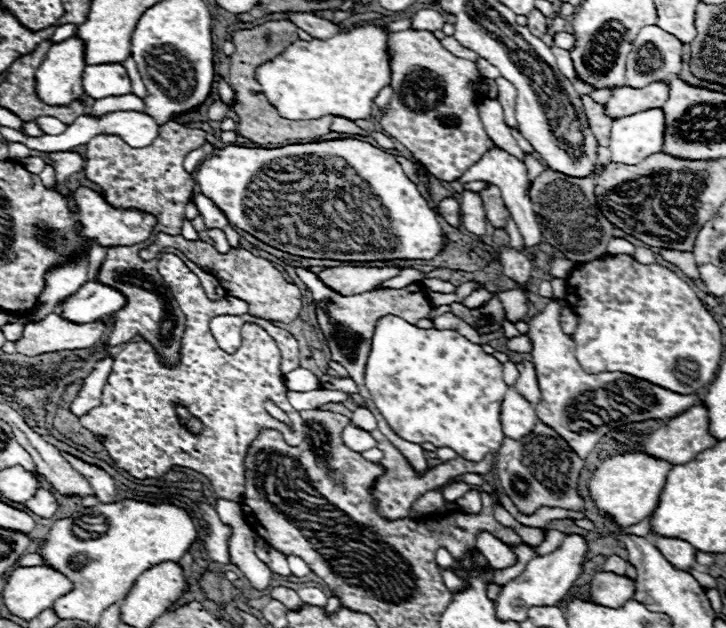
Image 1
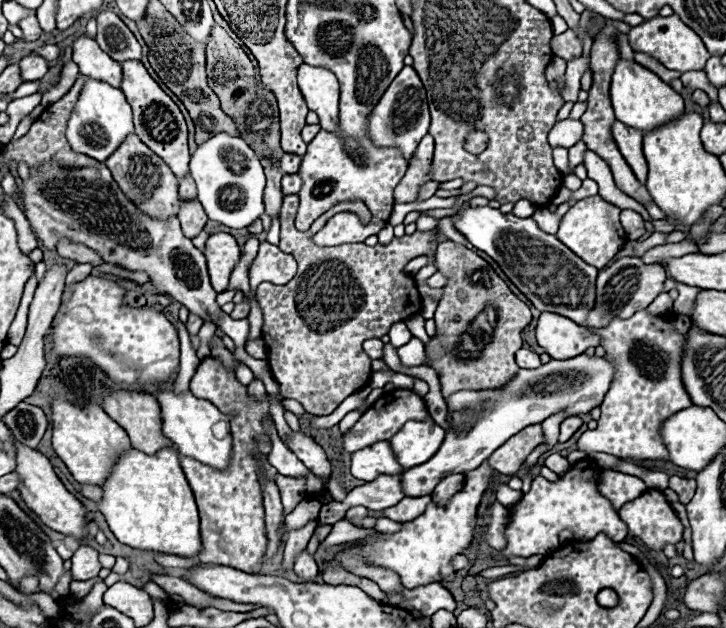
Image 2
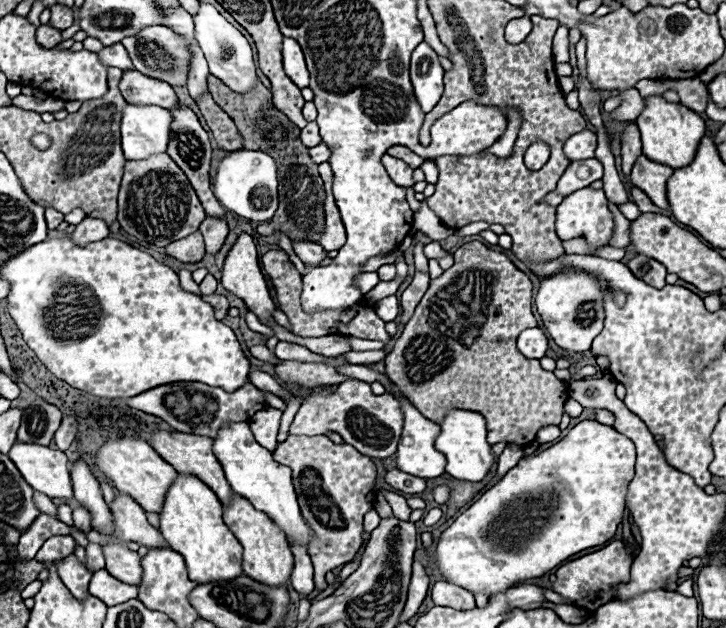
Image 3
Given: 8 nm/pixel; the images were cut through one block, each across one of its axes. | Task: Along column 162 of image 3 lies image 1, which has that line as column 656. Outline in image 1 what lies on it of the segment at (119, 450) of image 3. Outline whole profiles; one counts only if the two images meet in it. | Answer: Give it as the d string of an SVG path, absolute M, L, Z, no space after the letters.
M624 454L624 456L608 458L594 470L594 476L590 478L588 498L594 502L600 516L606 514L618 526L628 528L648 518L654 512L670 468L672 464L660 462L648 454Z

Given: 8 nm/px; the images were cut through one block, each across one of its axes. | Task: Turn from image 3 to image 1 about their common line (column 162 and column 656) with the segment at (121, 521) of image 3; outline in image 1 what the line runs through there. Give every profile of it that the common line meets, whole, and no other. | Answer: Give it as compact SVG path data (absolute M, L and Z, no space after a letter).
M654 538L654 546L668 558L668 562L676 570L690 570L696 564L696 550L688 546L684 540L672 540L672 538Z

